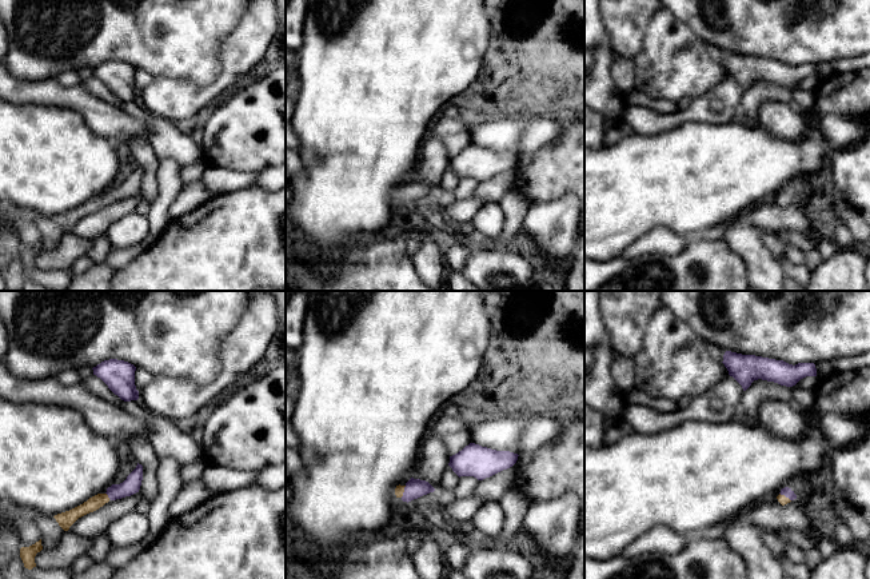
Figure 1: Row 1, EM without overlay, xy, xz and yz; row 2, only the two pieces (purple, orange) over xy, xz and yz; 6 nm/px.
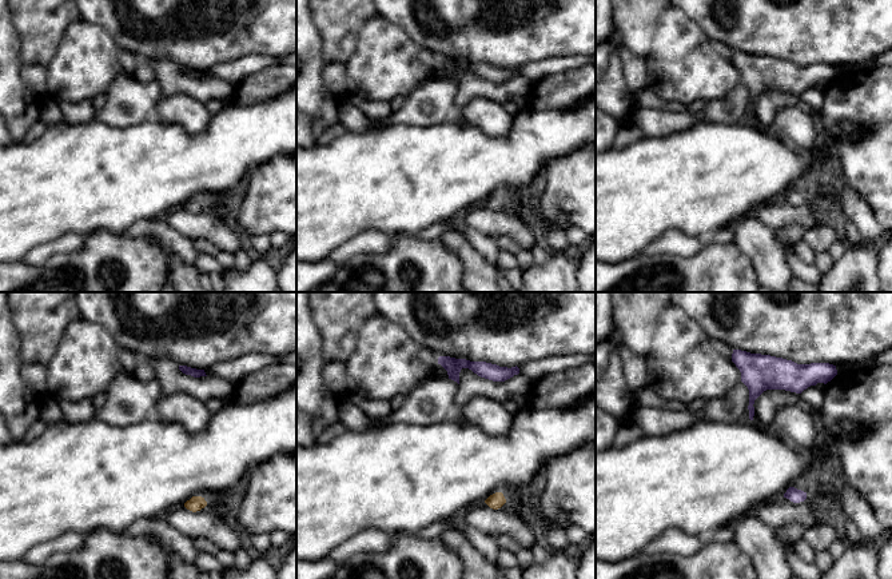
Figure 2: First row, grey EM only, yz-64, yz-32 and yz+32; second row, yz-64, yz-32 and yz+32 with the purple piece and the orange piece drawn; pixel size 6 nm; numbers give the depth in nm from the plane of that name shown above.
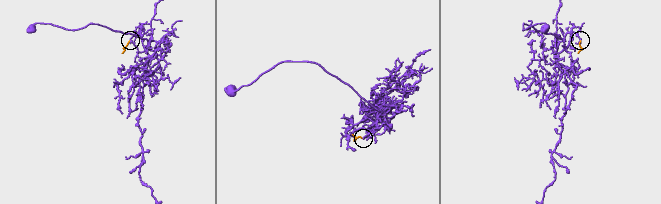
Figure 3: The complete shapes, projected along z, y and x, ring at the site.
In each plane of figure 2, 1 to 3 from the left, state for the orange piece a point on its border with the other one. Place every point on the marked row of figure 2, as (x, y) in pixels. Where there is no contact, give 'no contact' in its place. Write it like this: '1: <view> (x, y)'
1: no contact
2: no contact
3: no contact

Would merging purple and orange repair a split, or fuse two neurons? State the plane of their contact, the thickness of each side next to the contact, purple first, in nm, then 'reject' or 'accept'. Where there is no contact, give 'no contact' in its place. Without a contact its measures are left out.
xy | 100/90 nm | accept

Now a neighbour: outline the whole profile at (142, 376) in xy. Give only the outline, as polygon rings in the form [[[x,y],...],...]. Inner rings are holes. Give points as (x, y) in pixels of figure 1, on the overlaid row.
[[[136,368],[135,371],[135,386],[136,390],[140,392],[149,382],[152,380],[153,375],[144,368]]]

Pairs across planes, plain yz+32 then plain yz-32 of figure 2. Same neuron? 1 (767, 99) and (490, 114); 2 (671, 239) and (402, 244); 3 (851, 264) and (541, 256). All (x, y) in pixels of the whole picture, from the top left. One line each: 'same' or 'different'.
1: different
2: different
3: different

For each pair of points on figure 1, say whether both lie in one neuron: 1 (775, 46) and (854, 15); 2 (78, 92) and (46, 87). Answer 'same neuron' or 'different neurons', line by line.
1: same neuron
2: same neuron

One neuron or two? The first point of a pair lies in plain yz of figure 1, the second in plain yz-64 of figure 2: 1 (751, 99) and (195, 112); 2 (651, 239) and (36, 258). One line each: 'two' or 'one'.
1: two
2: one

